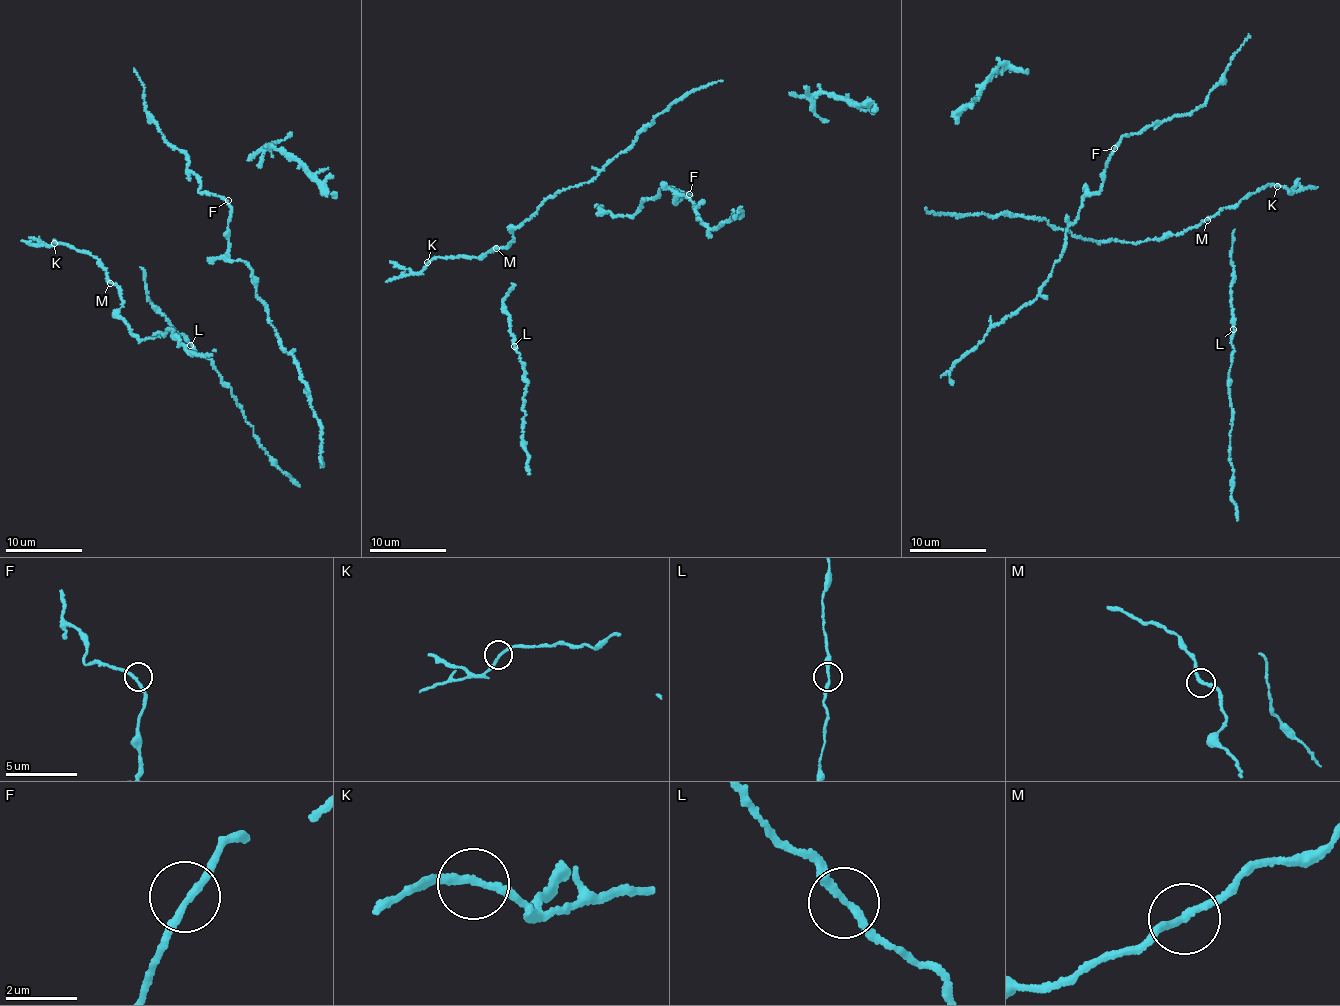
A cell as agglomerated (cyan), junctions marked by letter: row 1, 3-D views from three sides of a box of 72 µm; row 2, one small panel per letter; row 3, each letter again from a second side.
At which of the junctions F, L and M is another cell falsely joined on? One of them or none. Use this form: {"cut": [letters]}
{"cut": ["M"]}

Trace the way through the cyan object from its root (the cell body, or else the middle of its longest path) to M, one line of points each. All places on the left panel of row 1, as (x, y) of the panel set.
M: (147, 338), (139, 339), (132, 334), (120, 315), (119, 309), (123, 302), (117, 285), (109, 283)

